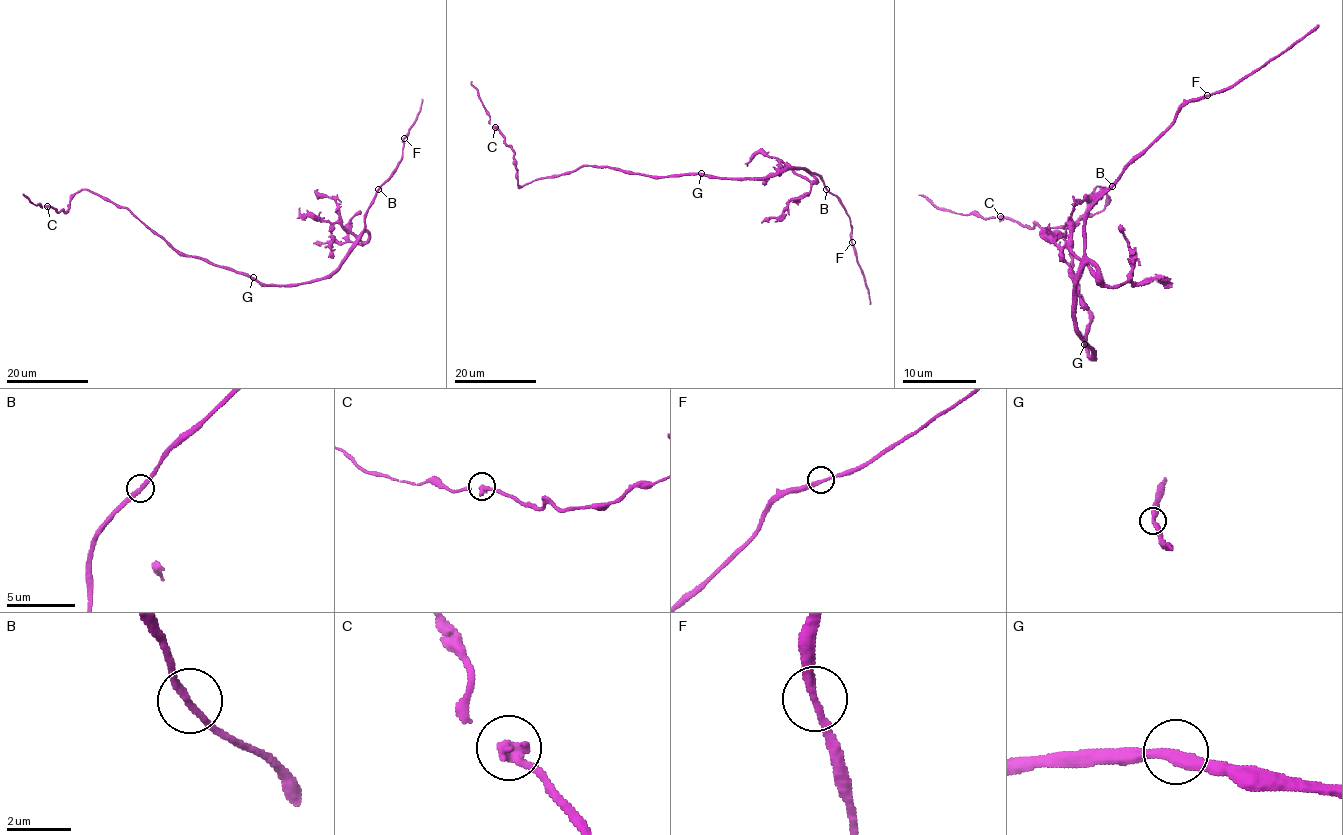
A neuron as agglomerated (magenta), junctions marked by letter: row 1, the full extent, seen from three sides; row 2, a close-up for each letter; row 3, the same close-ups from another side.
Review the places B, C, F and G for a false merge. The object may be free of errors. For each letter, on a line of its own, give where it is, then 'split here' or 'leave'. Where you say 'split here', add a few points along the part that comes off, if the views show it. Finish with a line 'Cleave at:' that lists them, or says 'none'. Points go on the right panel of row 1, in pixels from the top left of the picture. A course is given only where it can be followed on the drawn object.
B: (1112, 186) | leave
C: (1000, 216) | leave
F: (1207, 95) | leave
G: (1084, 344) | leave
Cleave at: none

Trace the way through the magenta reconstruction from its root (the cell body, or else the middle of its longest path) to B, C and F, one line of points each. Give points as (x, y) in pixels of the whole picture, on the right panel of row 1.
B: (1085, 346), (1093, 357), (1074, 324), (1074, 284), (1084, 254), (1084, 221), (1091, 206), (1111, 186)
C: (1085, 346), (1071, 230), (1093, 192), (1106, 193), (1102, 210), (1071, 225), (1001, 215)
F: (1085, 346), (1093, 357), (1074, 324), (1084, 221), (1093, 203), (1174, 116), (1207, 94)

